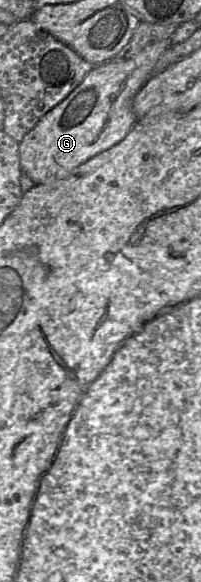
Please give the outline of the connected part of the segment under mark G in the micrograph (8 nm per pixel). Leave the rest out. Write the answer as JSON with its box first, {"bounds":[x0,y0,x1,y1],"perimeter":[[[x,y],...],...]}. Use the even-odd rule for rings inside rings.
{"bounds":[19,38,171,184],"perimeter":[[[170,38],[155,41],[133,58],[94,65],[83,81],[19,142],[22,171],[35,184],[56,181],[123,140],[137,121],[132,108],[135,95],[151,76],[158,58],[171,45]]]}

